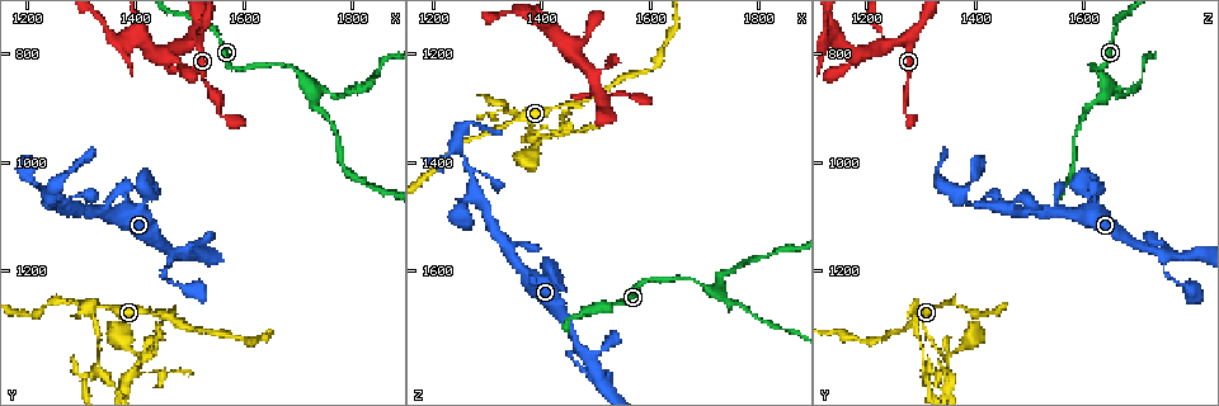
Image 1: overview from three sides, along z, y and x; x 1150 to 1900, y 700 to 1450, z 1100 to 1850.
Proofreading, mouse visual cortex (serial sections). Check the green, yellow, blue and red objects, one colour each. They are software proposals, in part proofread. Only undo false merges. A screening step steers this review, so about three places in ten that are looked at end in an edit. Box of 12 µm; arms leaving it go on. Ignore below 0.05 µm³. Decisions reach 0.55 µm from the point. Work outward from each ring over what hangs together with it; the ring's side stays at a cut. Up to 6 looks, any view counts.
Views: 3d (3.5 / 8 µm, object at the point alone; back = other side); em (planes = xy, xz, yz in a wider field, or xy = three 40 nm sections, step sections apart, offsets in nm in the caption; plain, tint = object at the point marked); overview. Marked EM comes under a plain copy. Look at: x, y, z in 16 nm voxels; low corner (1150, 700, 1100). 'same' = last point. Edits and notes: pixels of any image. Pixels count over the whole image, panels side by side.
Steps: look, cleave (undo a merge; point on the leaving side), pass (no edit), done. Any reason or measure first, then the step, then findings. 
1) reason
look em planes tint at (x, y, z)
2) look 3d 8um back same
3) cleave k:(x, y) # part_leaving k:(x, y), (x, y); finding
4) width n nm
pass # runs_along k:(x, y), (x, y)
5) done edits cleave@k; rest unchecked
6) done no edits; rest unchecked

three arms meet
look 3d 3.5um at (1730, 870, 1640)

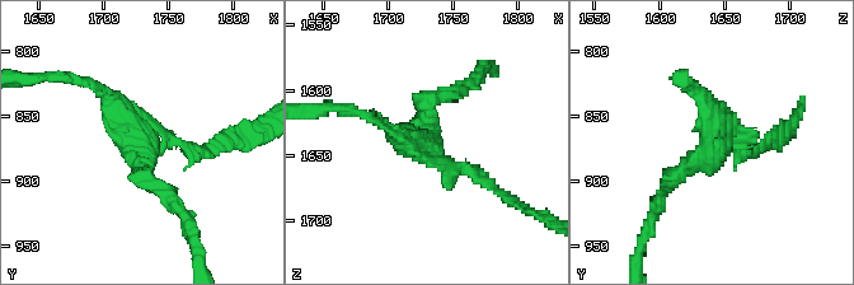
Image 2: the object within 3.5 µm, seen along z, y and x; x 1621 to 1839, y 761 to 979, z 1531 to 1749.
arms 3; arm_widths 100, 150, 200 nm; shape alone is not enough
look em xy step 2 tint at (1730, 868, 1642)

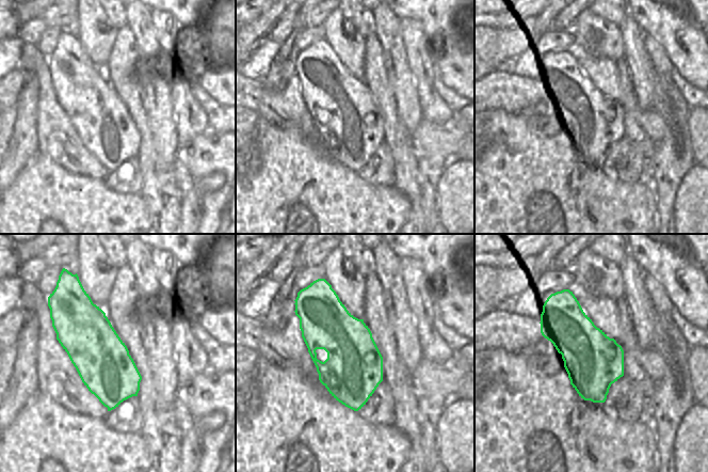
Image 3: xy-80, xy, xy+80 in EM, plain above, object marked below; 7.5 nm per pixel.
width 440 nm
cleave 2:(216, 140) # part_leaving 2:(178, 141), (212, 153), (263, 126); two cells meet here

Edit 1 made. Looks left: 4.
see it whole again
look overview

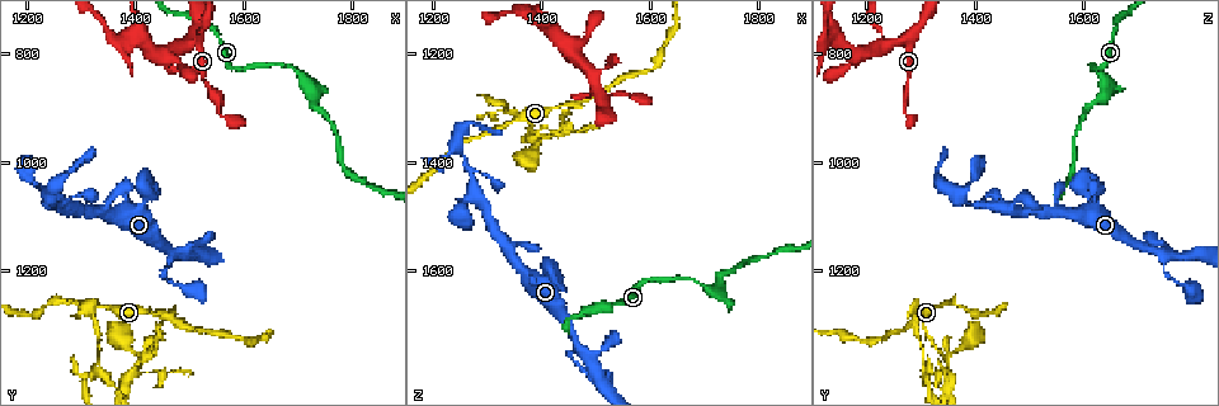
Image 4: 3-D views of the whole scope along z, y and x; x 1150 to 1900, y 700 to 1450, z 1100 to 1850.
four arms meet
look 3d 3.5um at (1460, 1170, 1740)

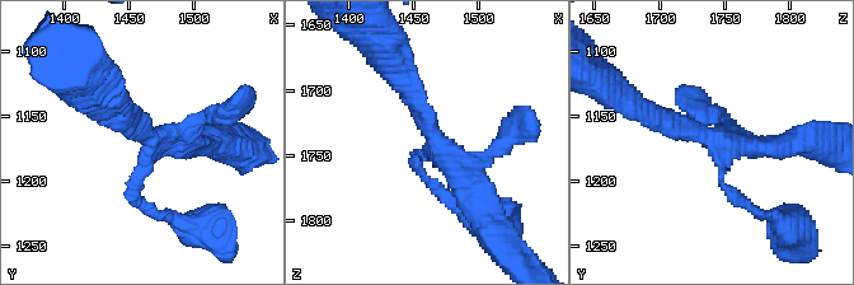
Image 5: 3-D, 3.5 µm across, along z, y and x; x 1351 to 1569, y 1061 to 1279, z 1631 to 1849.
arms 4; arm_widths 150, 200, 250, 250 nm; need the tissue
look em xy step 1 tint at (1466, 1170, 1740)

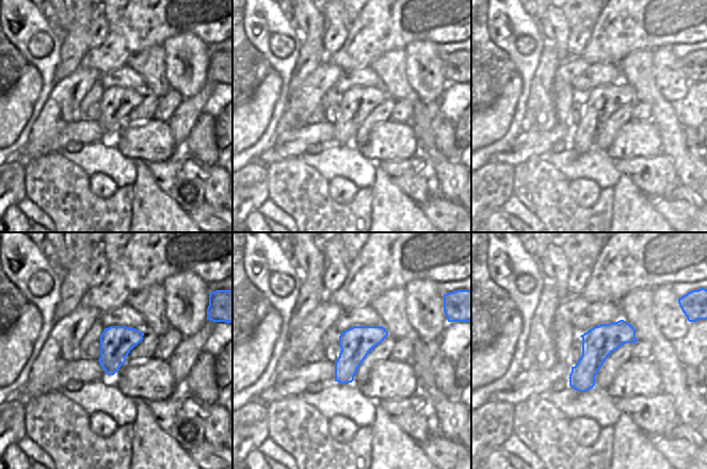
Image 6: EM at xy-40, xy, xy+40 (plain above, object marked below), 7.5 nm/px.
width 240 nm
pass # runs_along 5:(400, 79), (478, 213); all the same cell

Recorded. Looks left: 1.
done edits cleave@2; rest unchecked

